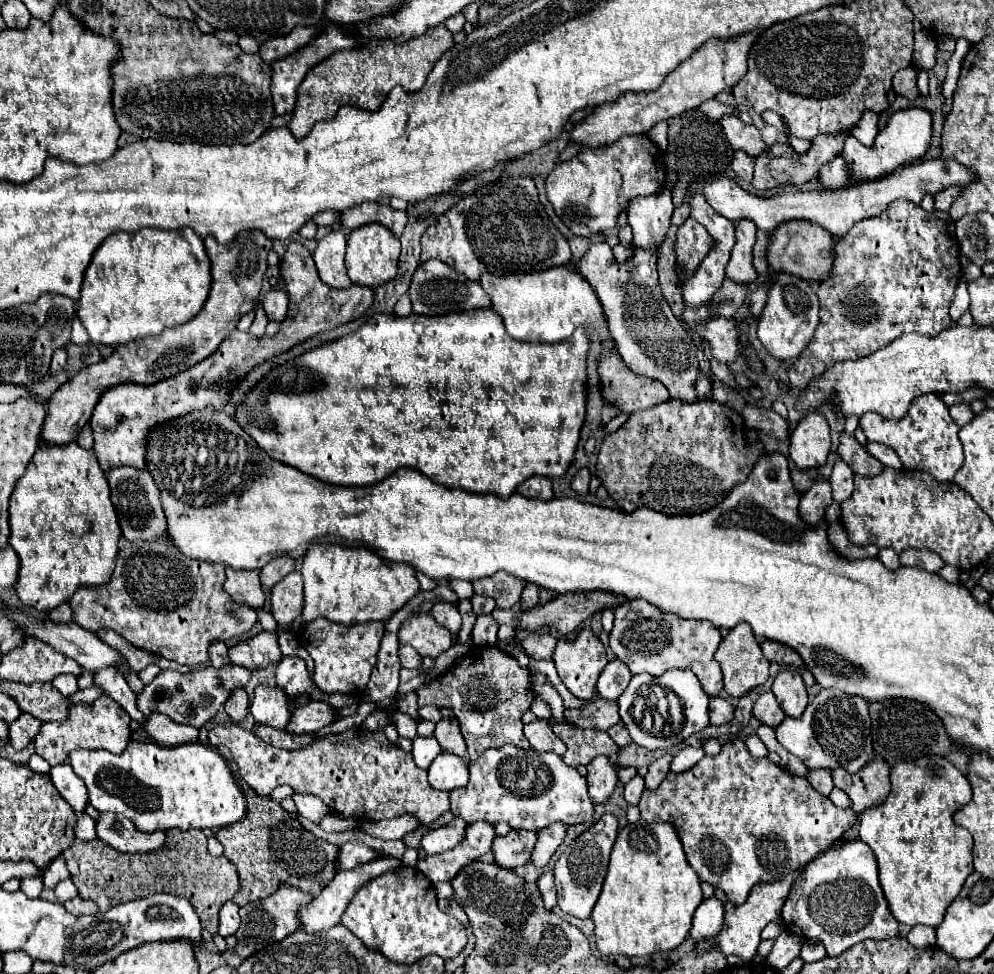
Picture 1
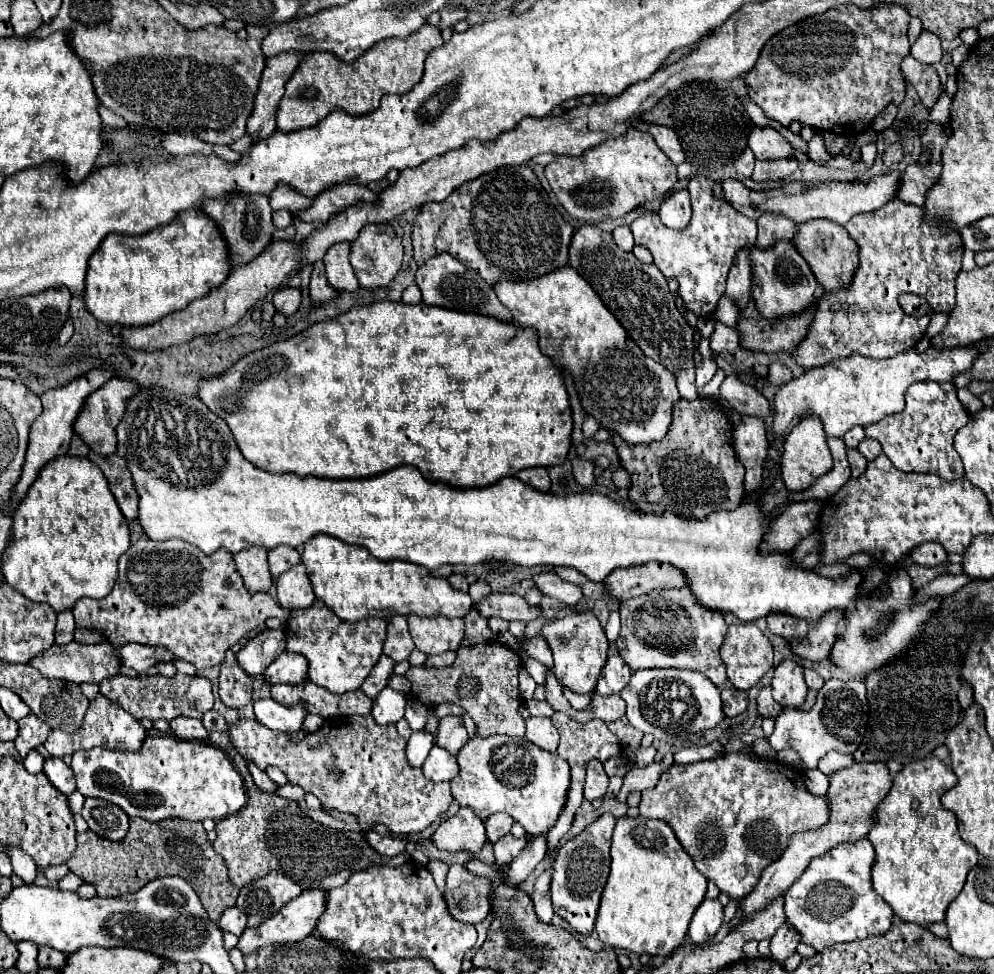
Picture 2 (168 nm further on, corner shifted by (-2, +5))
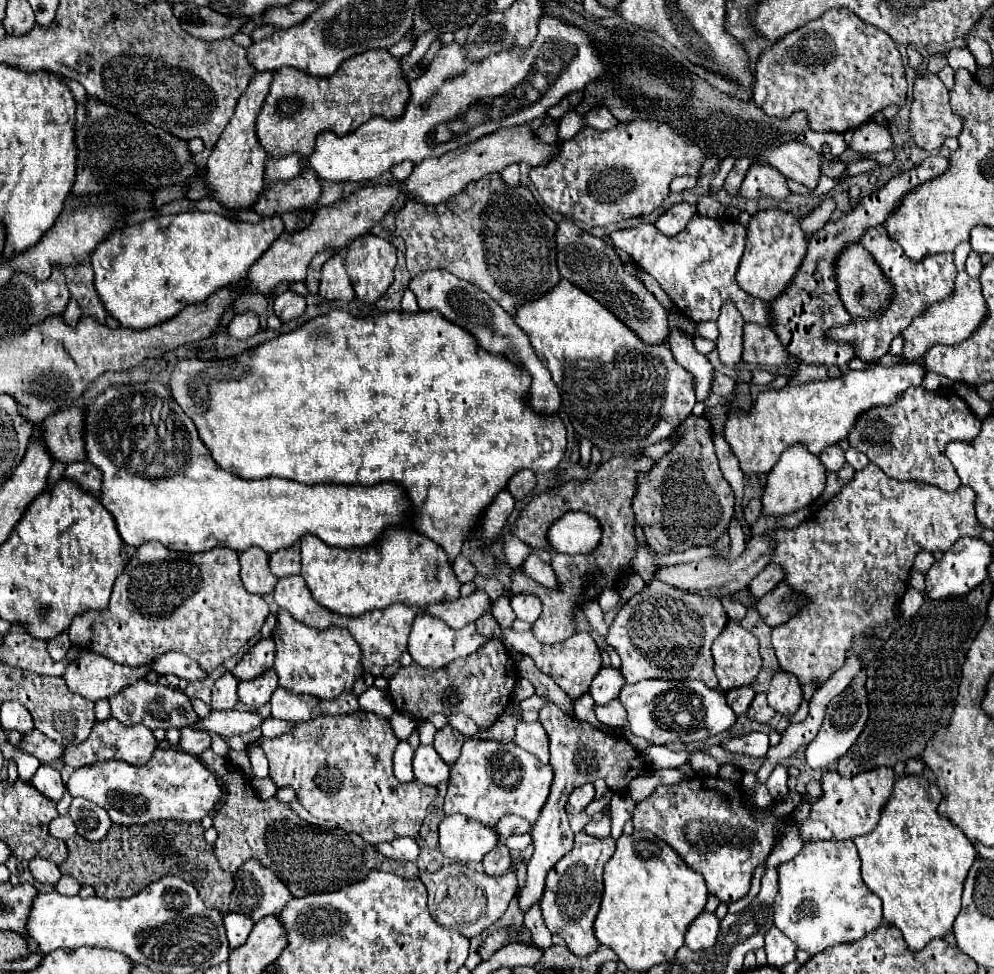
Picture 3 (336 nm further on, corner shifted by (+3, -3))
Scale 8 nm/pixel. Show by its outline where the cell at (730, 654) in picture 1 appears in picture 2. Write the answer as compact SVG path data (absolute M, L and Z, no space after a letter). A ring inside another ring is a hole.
M730 625L720 647L728 679L738 689L754 687L772 669L772 643L754 625Z

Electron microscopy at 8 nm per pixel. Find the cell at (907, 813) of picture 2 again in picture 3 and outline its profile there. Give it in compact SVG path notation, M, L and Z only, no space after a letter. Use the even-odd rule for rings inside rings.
M903 775L895 781L893 795L883 807L881 821L875 831L853 839L859 849L865 885L883 901L885 921L895 925L903 933L911 951L921 951L931 939L943 937L953 929L953 921L961 911L963 883L977 855L967 837L947 819L939 817L937 805L941 803L941 799L943 797L935 781L929 781L923 775Z

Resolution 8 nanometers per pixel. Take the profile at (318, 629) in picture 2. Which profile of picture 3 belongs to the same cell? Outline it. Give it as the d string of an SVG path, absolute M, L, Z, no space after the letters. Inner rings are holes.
M279 609L273 641L277 643L273 667L279 675L279 685L291 693L307 693L319 699L337 699L343 691L353 691L353 683L363 677L361 647L343 627L315 629L293 619L289 611Z

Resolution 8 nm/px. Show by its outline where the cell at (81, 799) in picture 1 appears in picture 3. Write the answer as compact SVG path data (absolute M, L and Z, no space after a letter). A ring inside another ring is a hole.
M41 765L29 783L53 801L59 801L67 791L65 783L61 781L61 773L51 765Z

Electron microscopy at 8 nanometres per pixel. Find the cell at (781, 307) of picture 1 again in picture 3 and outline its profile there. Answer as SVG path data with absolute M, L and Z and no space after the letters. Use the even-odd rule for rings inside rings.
M767 209L755 213L749 221L747 245L737 269L739 287L751 297L771 303L791 285L795 273L803 263L805 249L807 249L807 239L797 219L791 213L783 213L779 209Z

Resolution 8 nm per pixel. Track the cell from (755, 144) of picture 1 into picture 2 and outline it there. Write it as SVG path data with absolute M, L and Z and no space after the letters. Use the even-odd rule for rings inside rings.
M754 127L748 137L748 147L754 151L756 159L796 159L794 147L770 127Z

